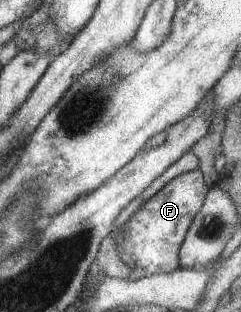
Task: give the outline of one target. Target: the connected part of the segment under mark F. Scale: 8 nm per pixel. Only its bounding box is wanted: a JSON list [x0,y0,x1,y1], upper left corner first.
[117,169,208,277]

